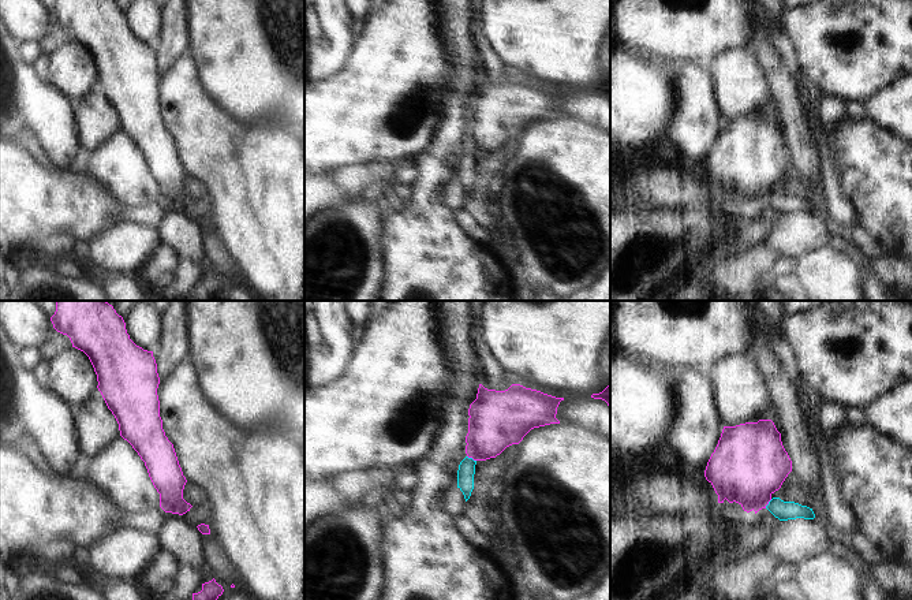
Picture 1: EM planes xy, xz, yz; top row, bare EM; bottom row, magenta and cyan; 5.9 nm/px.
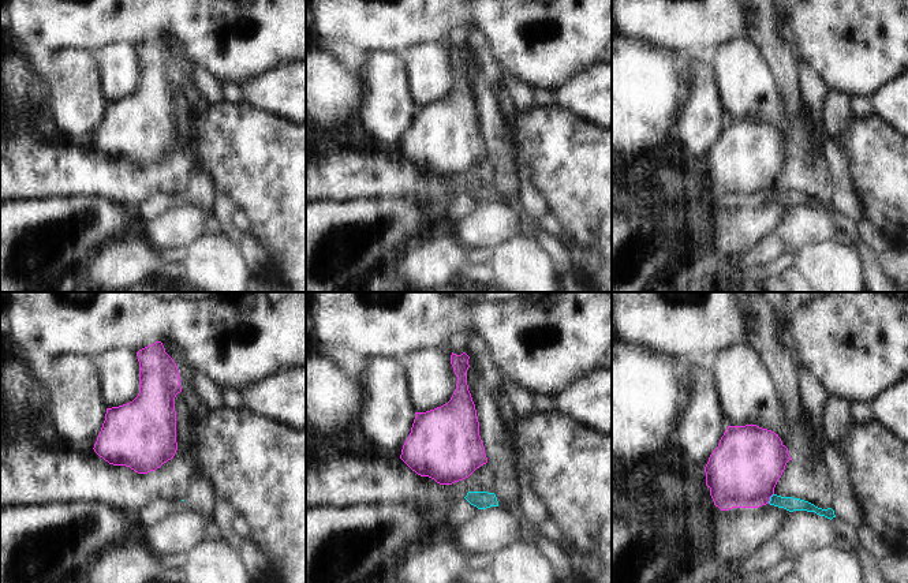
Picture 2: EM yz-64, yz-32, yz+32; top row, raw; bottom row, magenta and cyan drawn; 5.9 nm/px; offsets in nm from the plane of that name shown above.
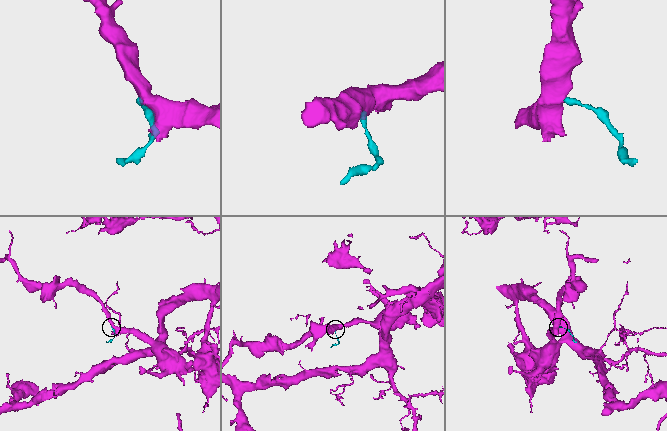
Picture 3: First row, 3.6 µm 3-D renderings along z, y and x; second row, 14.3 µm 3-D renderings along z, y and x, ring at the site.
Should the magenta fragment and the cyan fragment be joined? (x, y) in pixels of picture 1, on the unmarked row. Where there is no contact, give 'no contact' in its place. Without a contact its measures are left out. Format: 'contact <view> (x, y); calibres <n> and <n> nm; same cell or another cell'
contact xz (471, 151); calibres 320 and 100 nm; another cell

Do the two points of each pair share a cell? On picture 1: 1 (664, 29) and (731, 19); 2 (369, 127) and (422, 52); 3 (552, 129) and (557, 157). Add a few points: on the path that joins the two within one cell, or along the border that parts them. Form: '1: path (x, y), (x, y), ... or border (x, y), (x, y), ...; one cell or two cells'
1: path (680, 19), (714, 19); one cell
2: path (380, 108), (385, 103), (395, 79), (403, 71); one cell
3: path (552, 135), (552, 151); one cell

